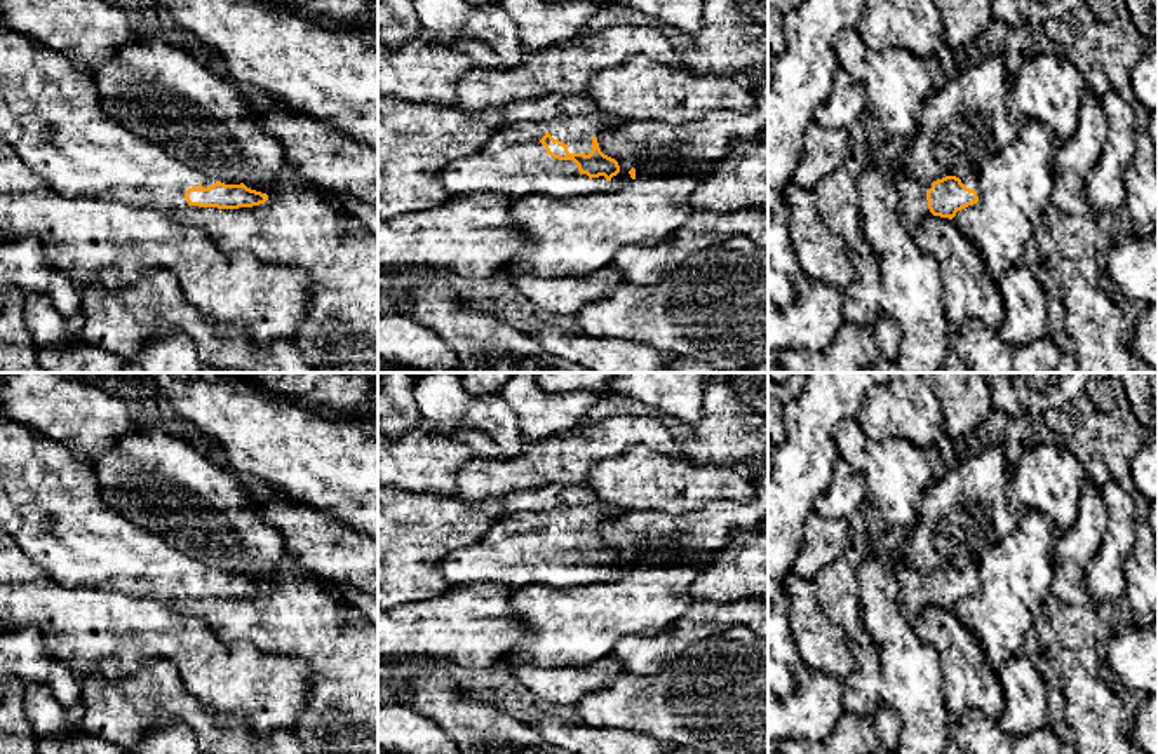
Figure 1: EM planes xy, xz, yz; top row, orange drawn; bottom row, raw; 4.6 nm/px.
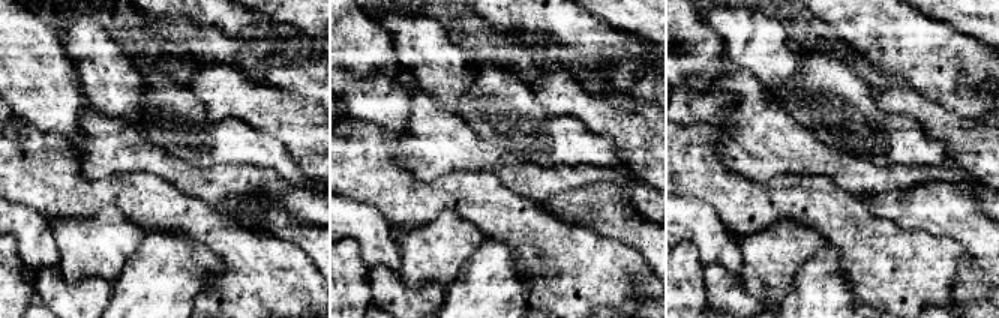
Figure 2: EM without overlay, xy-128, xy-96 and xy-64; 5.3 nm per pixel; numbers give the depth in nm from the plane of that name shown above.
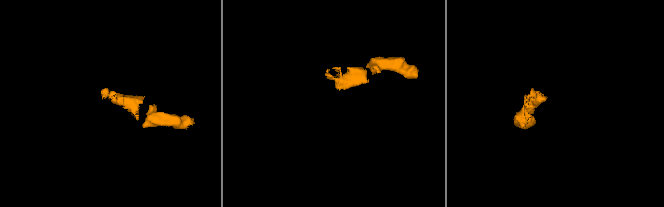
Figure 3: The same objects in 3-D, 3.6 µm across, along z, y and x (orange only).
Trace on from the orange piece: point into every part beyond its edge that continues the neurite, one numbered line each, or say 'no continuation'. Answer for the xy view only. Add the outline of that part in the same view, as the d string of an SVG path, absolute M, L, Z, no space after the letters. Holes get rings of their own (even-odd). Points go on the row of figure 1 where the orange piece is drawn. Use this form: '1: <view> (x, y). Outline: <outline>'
1: xy (51, 114). Outline: M0 21L0 139L3 143L10 145L12 150L23 158L23 162L28 164L54 190L57 190L59 193L71 197L71 199L117 200L117 202L136 205L136 207L188 209L188 207L199 207L199 205L190 205L186 202L185 193L188 188L192 188L192 186L199 188L200 185L204 188L209 188L214 183L218 183L218 179L212 179L212 178L199 172L197 169L192 169L192 167L174 160L167 151L164 151L155 143L139 138L131 129L127 129L122 124L115 122L113 118L106 117L101 110L98 87L96 87L91 73L85 68L70 61L59 50L10 30L3 21Z

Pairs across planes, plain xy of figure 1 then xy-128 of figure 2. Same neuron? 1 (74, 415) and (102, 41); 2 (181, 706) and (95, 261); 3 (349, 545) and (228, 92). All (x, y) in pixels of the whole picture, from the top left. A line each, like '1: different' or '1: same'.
1: same
2: same
3: same

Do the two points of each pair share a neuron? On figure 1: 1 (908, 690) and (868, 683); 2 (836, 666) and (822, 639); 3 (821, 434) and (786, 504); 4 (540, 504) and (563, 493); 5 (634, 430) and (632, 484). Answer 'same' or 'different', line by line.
1: different
2: same
3: same
4: same
5: different

